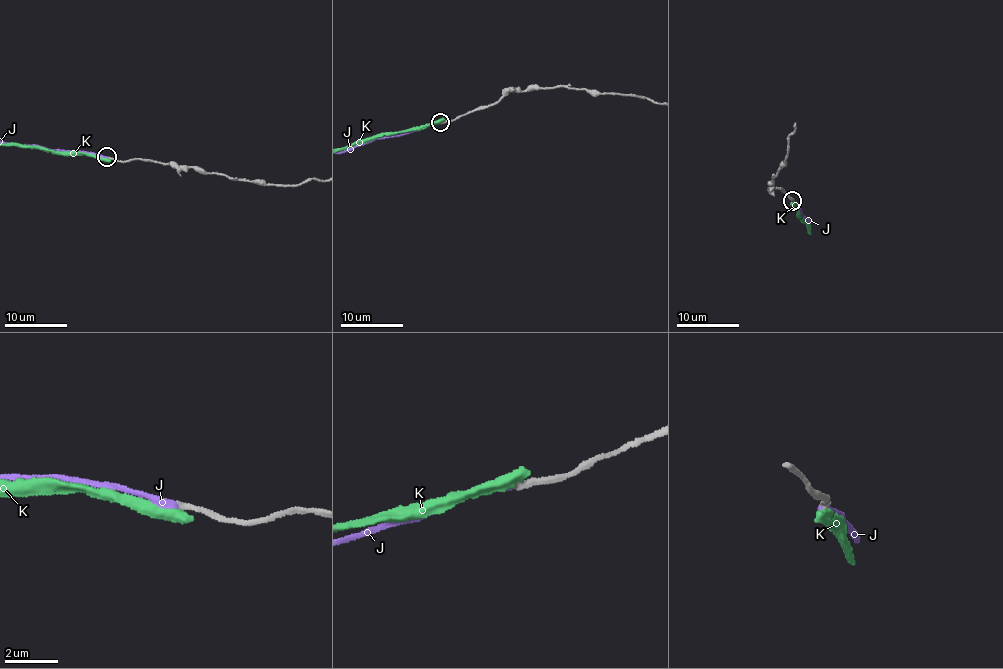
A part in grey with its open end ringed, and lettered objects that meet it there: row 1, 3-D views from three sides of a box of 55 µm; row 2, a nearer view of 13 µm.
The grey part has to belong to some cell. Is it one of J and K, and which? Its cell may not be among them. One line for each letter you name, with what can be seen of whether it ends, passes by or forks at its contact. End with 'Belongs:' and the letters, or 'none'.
J: it ends
Belongs: J

